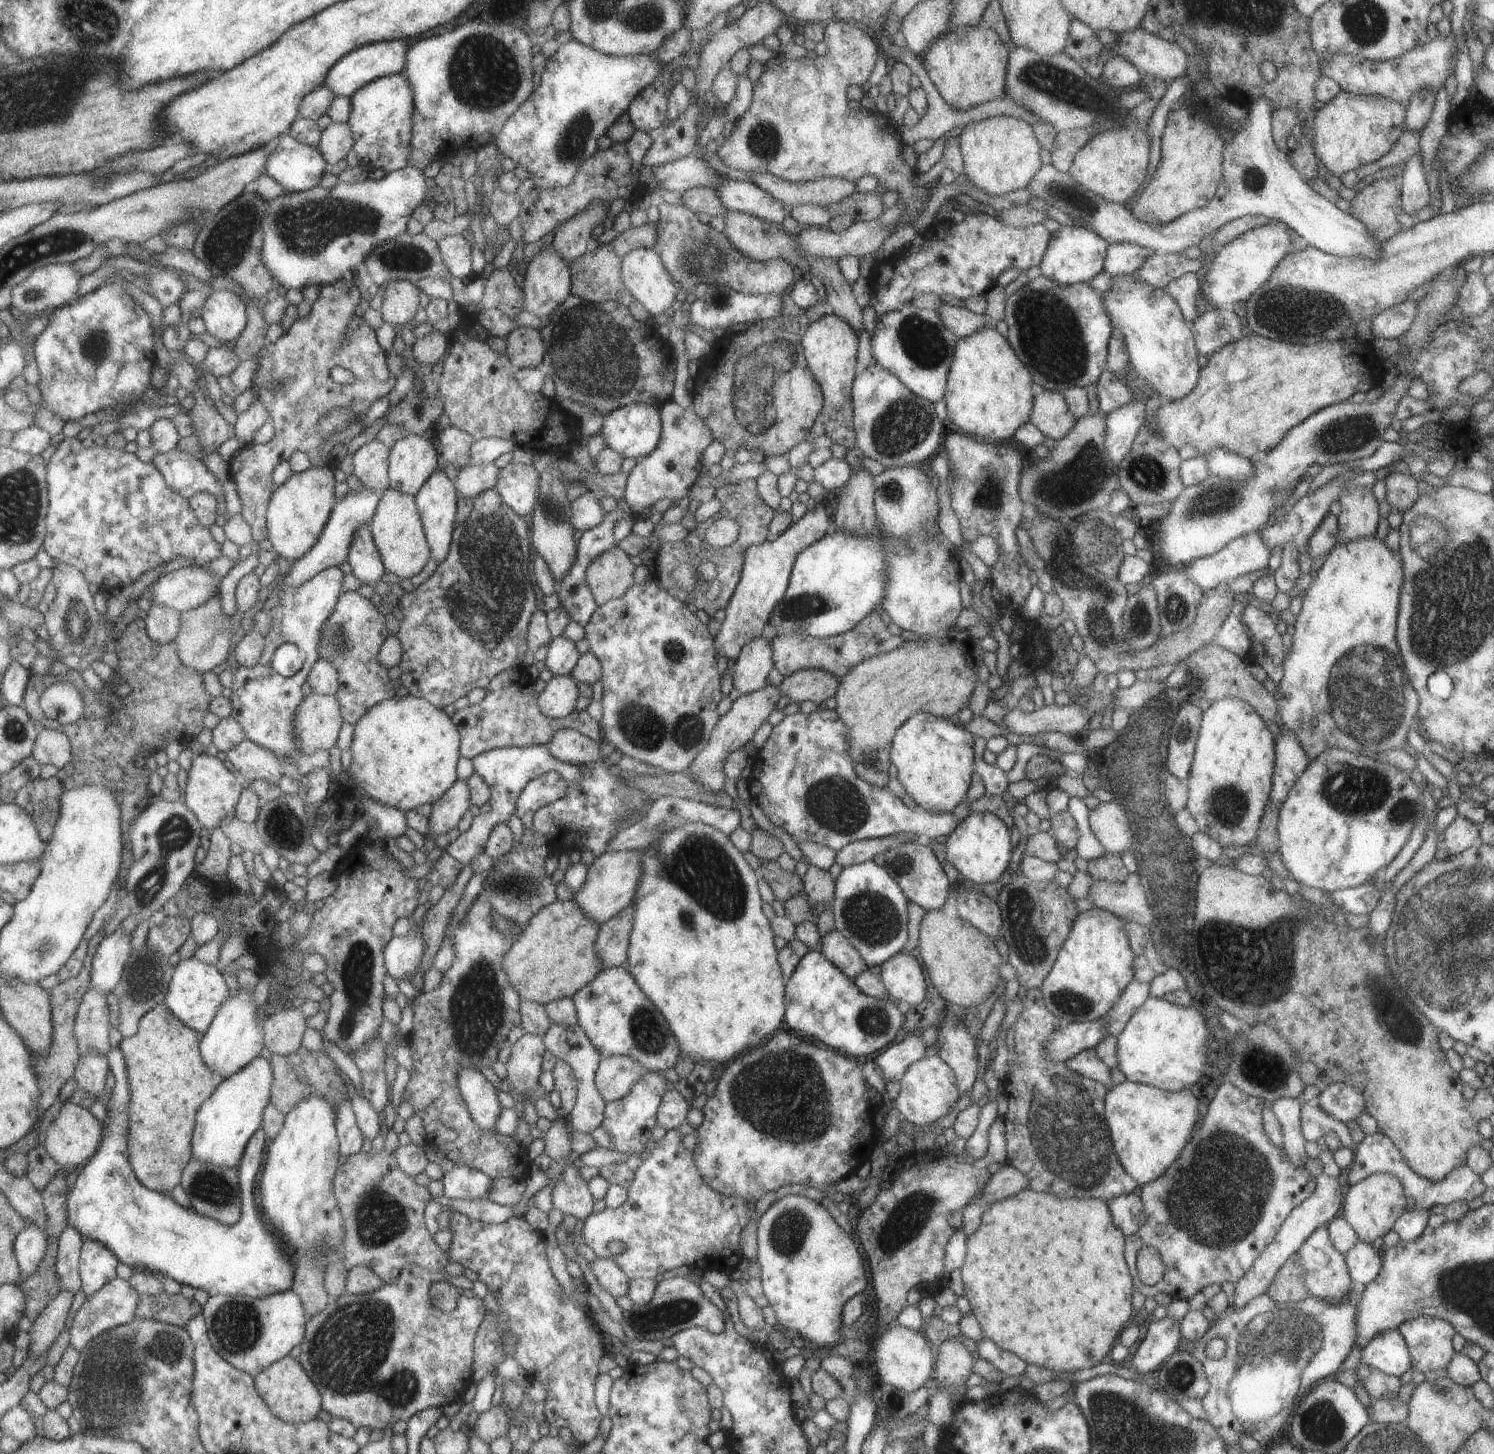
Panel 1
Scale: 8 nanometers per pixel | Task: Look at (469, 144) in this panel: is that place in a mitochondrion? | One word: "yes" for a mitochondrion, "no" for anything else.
no

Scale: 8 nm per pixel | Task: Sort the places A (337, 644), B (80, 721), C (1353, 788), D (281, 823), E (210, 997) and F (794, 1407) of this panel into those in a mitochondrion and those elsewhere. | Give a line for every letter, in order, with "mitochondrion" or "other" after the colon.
A: mitochondrion
B: other
C: mitochondrion
D: mitochondrion
E: other
F: other

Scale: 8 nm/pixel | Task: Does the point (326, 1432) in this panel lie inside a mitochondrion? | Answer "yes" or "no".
no

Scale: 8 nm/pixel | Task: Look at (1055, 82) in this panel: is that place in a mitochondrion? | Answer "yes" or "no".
yes

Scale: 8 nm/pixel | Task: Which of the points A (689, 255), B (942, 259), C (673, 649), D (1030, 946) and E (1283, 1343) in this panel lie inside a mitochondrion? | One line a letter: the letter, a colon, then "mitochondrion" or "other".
A: mitochondrion
B: other
C: mitochondrion
D: mitochondrion
E: mitochondrion

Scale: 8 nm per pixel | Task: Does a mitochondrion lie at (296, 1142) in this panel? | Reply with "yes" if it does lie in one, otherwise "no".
no

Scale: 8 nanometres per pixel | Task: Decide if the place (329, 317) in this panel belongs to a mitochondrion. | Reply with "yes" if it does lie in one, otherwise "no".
no

